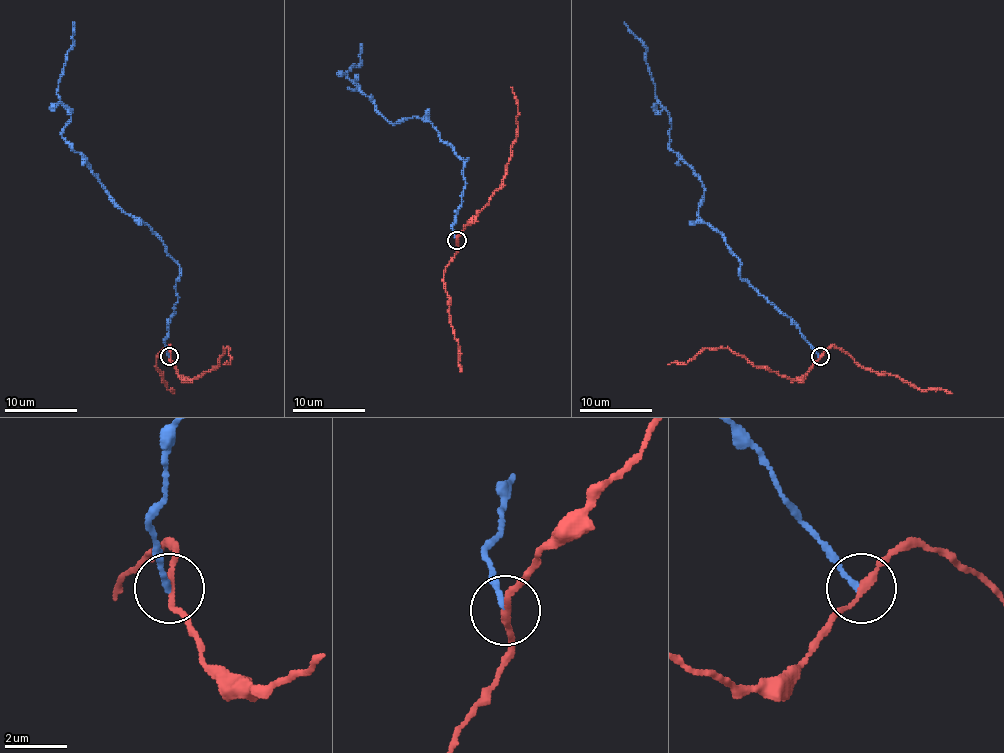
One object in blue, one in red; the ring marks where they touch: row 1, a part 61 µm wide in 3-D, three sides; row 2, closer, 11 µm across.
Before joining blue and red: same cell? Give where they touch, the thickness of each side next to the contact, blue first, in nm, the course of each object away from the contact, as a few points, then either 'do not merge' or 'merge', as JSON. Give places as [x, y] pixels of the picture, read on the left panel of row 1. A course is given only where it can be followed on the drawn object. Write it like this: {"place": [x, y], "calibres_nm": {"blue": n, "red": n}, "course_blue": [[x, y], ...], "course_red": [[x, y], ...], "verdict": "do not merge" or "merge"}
{"place": [169, 356], "calibres_nm": {"blue": 190, "red": 200}, "course_blue": [[169, 357], [165, 339], [178, 301], [179, 266], [62, 136], [71, 112], [56, 89], [74, 22]], "course_red": [[169, 357], [183, 379], [196, 379], [217, 366], [225, 348], [230, 348], [230, 364], [223, 364]], "verdict": "do not merge"}

